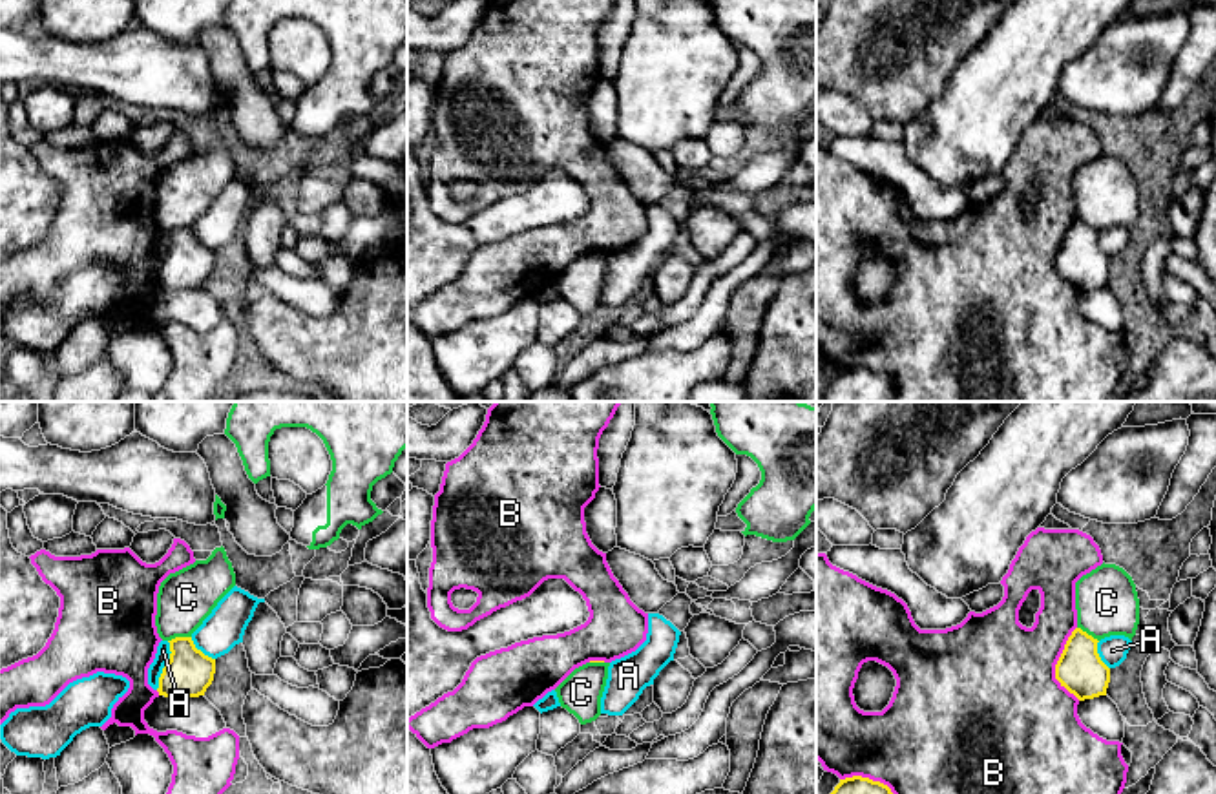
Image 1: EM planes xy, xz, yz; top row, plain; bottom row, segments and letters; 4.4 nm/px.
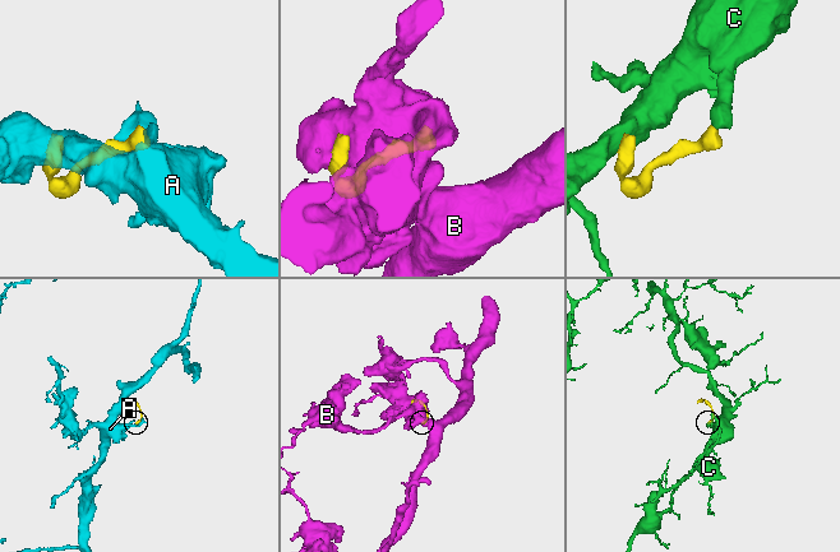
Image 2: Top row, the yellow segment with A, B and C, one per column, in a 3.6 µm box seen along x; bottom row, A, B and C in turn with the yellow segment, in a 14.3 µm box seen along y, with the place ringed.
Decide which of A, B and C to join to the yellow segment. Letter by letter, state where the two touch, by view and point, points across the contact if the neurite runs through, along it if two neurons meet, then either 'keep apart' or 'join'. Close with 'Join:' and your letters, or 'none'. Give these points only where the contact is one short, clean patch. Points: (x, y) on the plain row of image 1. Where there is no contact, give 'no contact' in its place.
A: meets yellow in xy at (165, 256); keep apart
B: meets yellow in yz at (1056, 256); keep apart
C: meets yellow in xy at (179, 229); border along xy (190, 227), (176, 227), (168, 232); keep apart
Join: none

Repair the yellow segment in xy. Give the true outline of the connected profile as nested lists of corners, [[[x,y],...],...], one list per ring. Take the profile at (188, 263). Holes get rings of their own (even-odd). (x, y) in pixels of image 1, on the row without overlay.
[[[175,228],[170,234],[170,252],[159,268],[159,287],[199,288],[214,272],[215,250],[195,239],[192,228]]]

